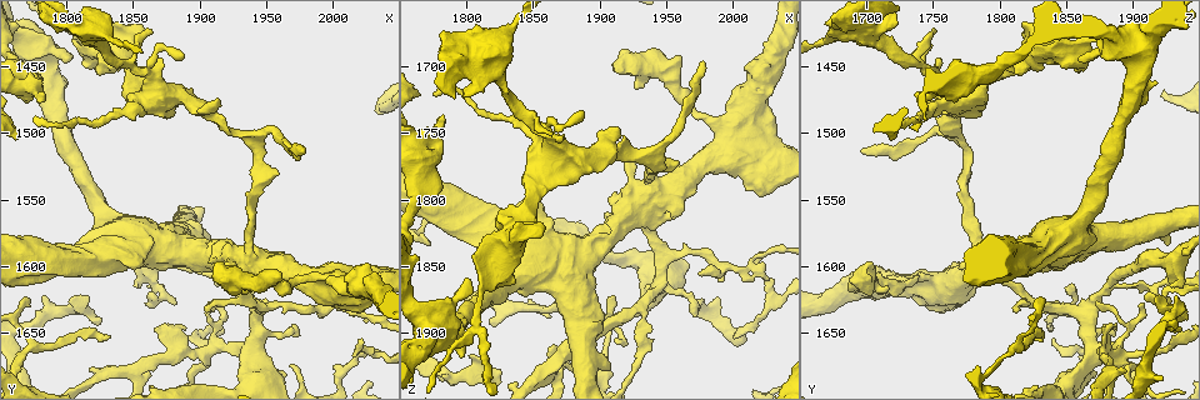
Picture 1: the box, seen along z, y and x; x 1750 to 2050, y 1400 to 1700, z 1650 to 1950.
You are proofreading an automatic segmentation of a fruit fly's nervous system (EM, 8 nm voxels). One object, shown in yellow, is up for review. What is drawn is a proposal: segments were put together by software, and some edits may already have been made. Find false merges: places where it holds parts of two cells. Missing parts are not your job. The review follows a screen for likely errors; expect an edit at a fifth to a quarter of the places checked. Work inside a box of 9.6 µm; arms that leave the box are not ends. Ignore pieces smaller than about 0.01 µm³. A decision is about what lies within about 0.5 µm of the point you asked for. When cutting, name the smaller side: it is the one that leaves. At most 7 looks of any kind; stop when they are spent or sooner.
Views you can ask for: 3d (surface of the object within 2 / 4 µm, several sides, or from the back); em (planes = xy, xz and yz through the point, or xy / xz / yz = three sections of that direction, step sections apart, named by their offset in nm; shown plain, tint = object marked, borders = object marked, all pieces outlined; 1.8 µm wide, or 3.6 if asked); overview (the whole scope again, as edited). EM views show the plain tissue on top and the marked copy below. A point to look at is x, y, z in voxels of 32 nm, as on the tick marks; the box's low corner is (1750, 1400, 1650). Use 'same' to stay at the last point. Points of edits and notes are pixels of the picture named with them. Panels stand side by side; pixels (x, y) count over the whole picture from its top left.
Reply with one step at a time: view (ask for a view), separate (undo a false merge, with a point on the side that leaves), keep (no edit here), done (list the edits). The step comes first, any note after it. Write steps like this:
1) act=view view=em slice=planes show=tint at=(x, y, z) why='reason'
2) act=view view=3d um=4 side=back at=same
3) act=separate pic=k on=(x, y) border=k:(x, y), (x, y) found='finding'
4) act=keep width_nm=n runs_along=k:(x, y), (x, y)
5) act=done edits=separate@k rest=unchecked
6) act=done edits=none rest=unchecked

act=view view=3d um=4 at=(1842, 1442, 1820) why='calibre changes'

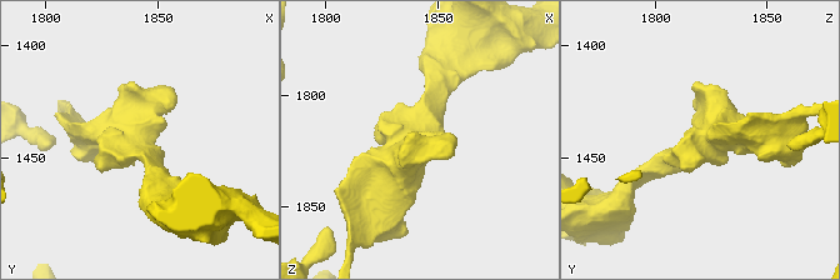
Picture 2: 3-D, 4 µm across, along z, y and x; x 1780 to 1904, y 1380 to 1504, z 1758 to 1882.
act=view view=em um=3.6 slice=yz step=16 show=tint at=(1841, 1443, 1821) why='shape alone is not enough'

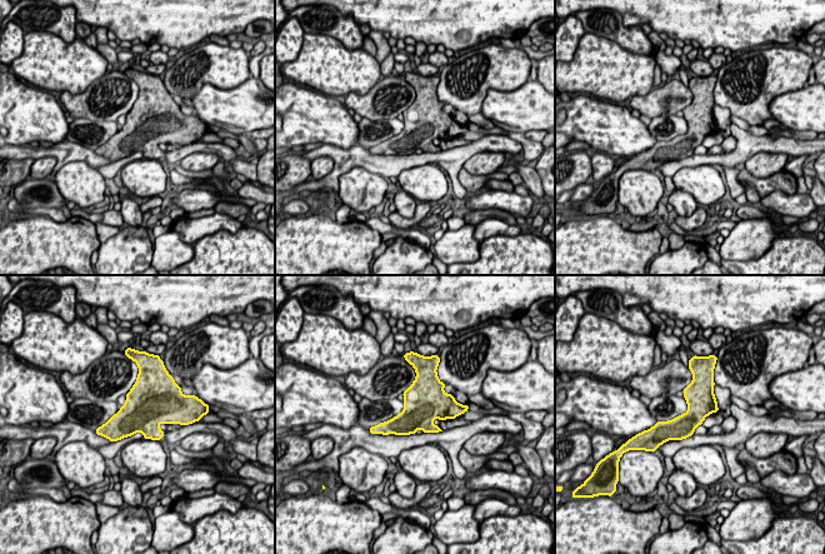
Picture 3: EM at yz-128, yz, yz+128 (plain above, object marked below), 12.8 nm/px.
act=view view=em um=3.6 slice=planes show=tint at=same why='another direction'

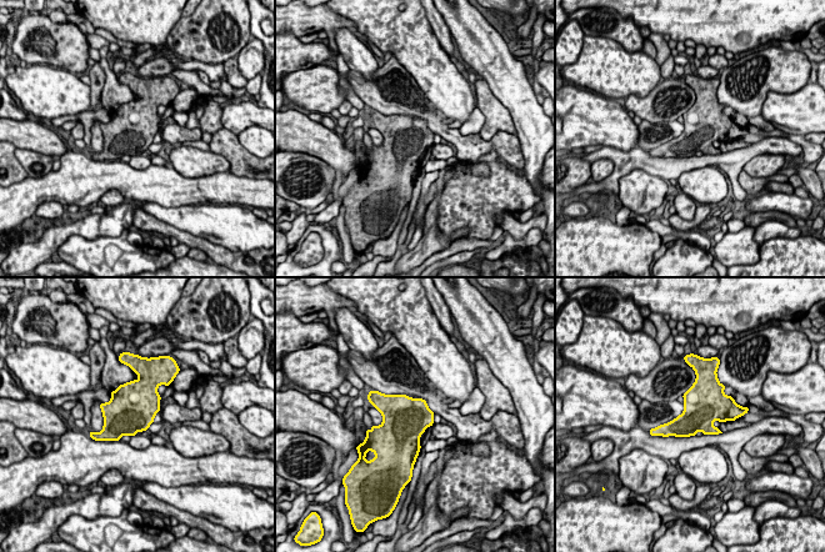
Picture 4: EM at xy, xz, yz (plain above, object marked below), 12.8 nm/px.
act=keep found='all the same cell'

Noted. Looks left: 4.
act=view view=em um=3.6 slice=planes show=borders at=(1936, 1592, 1788) why='thick turns thin'

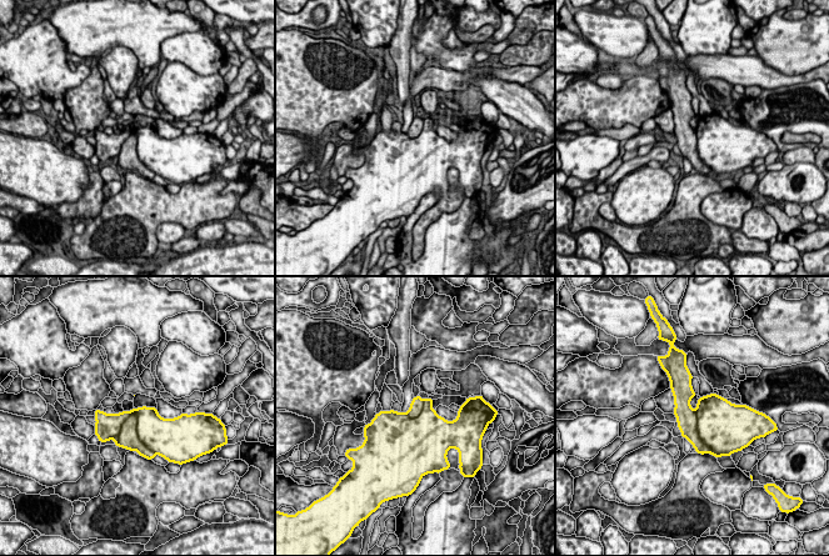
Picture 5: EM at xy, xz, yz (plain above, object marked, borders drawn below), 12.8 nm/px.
act=separate pic=5 on=(128, 439) part_leaving=5:(688, 381), (687, 425), (703, 450) found='two cells meet here'

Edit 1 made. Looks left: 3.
act=view view=em um=3.6 slice=xz step=8 show=tint at=(1772, 1432, 1894) why='thick turns thin'

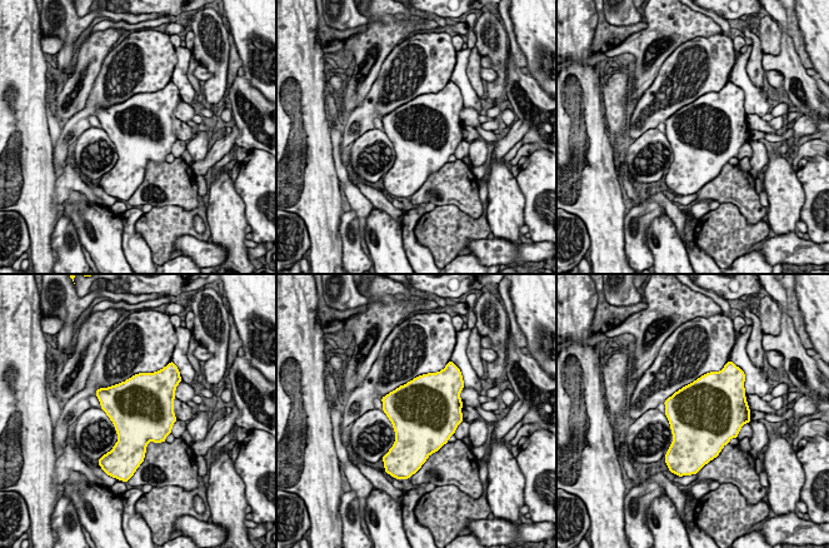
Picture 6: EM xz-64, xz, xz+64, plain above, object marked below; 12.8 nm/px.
act=keep found='one cell here'

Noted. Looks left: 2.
act=done edits=separate@5 rest=unchecked

